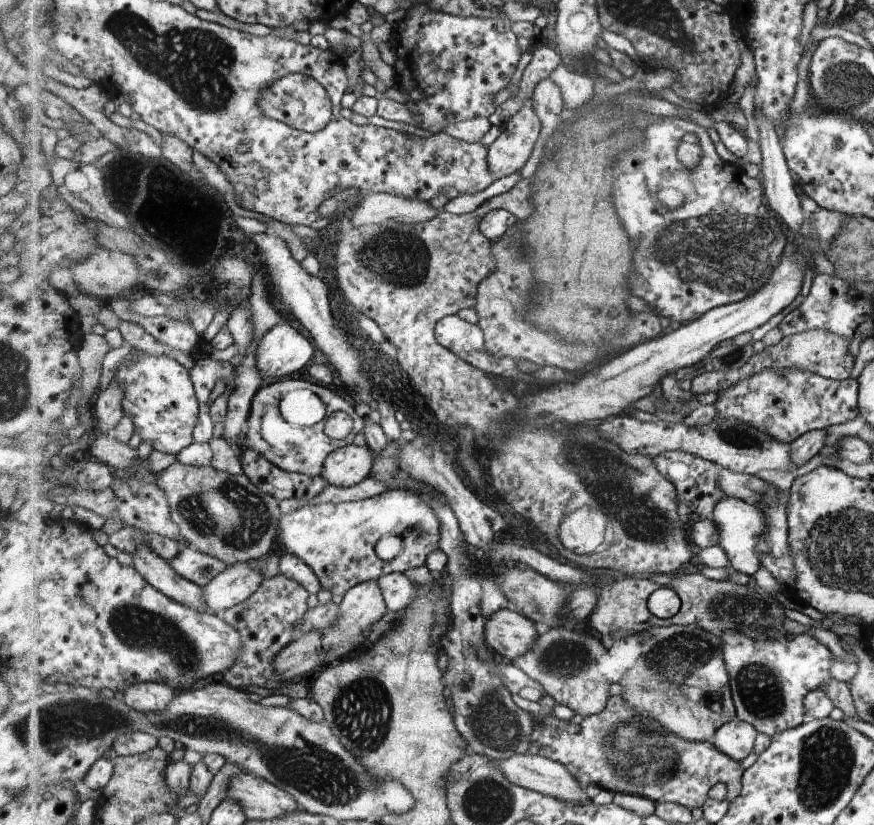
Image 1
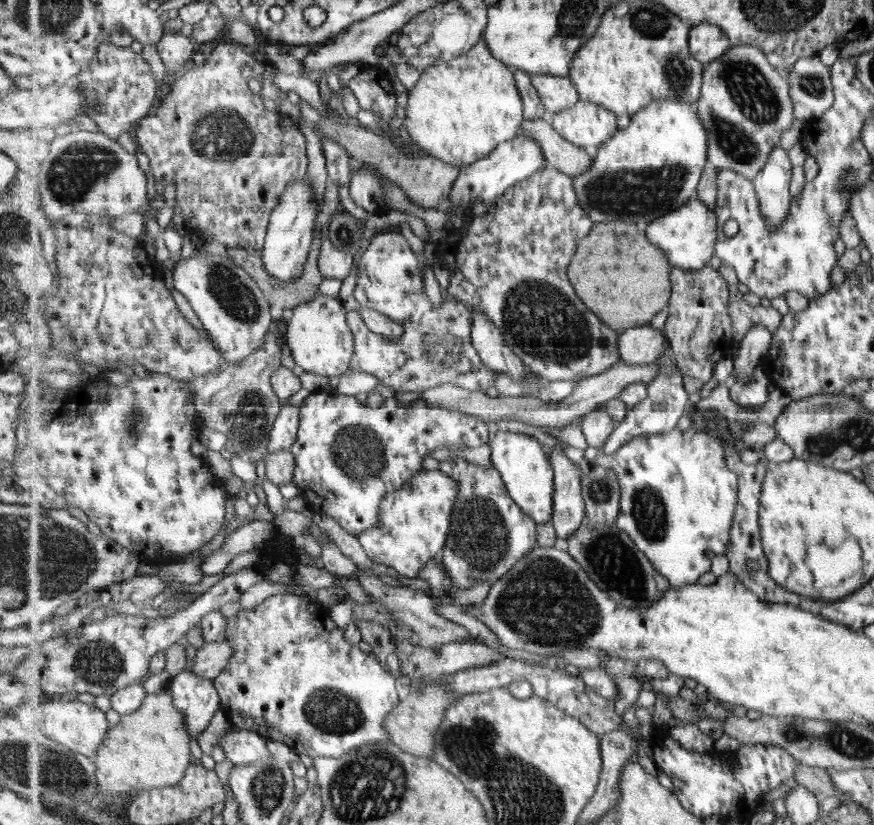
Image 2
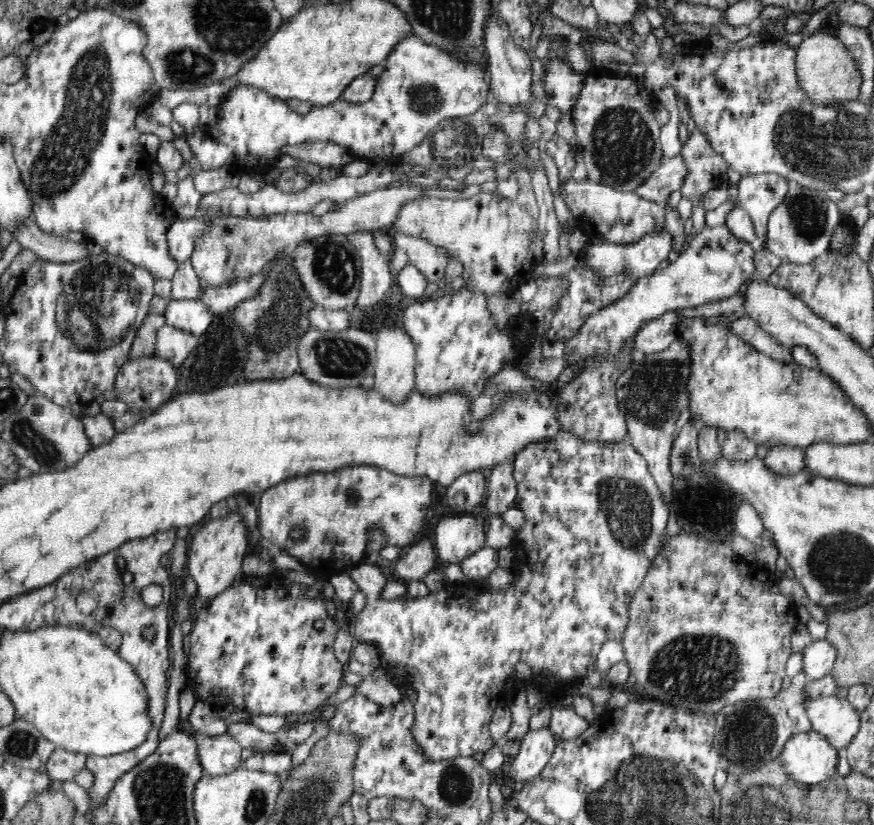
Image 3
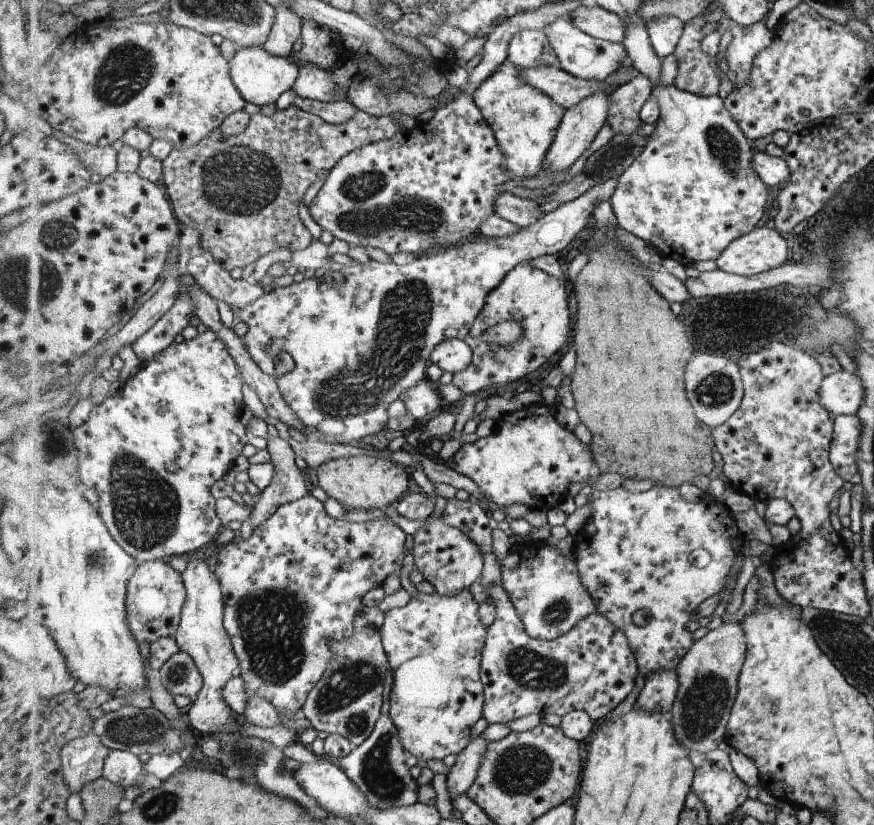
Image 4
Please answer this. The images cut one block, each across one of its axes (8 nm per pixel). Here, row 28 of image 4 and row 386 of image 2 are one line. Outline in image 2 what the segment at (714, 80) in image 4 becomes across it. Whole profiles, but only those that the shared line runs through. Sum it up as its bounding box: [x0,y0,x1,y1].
[666,265,733,394]

